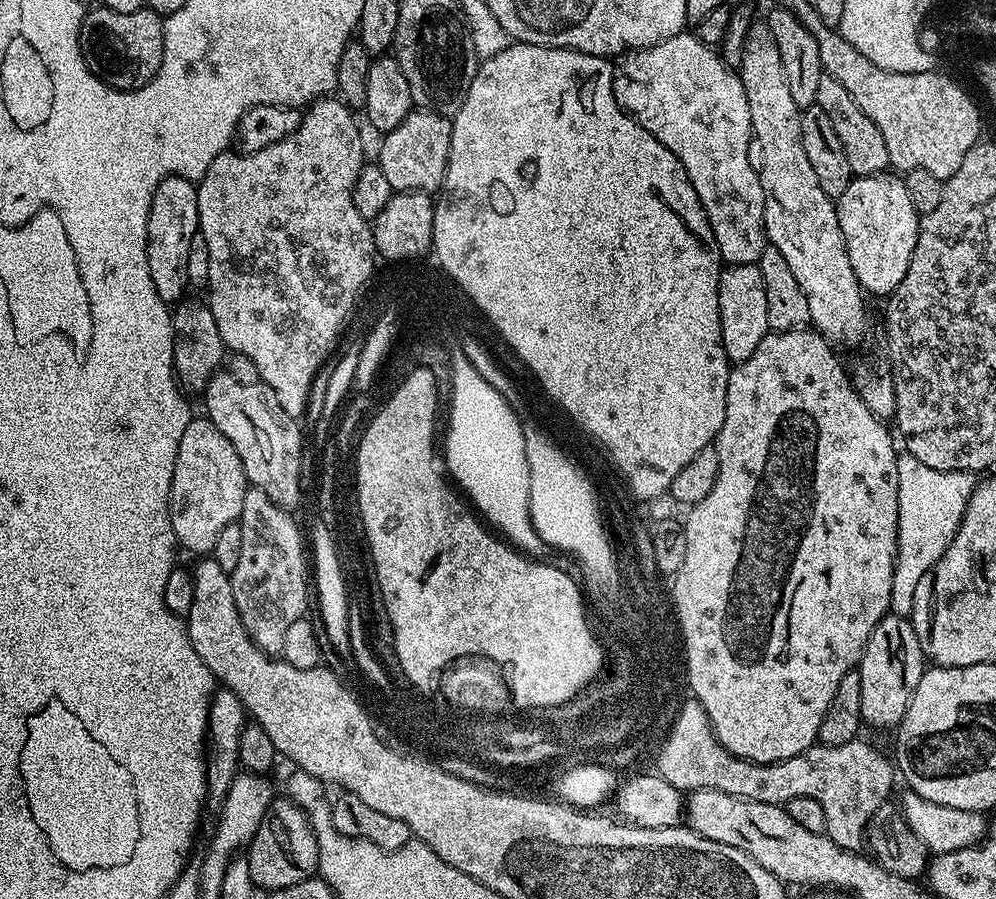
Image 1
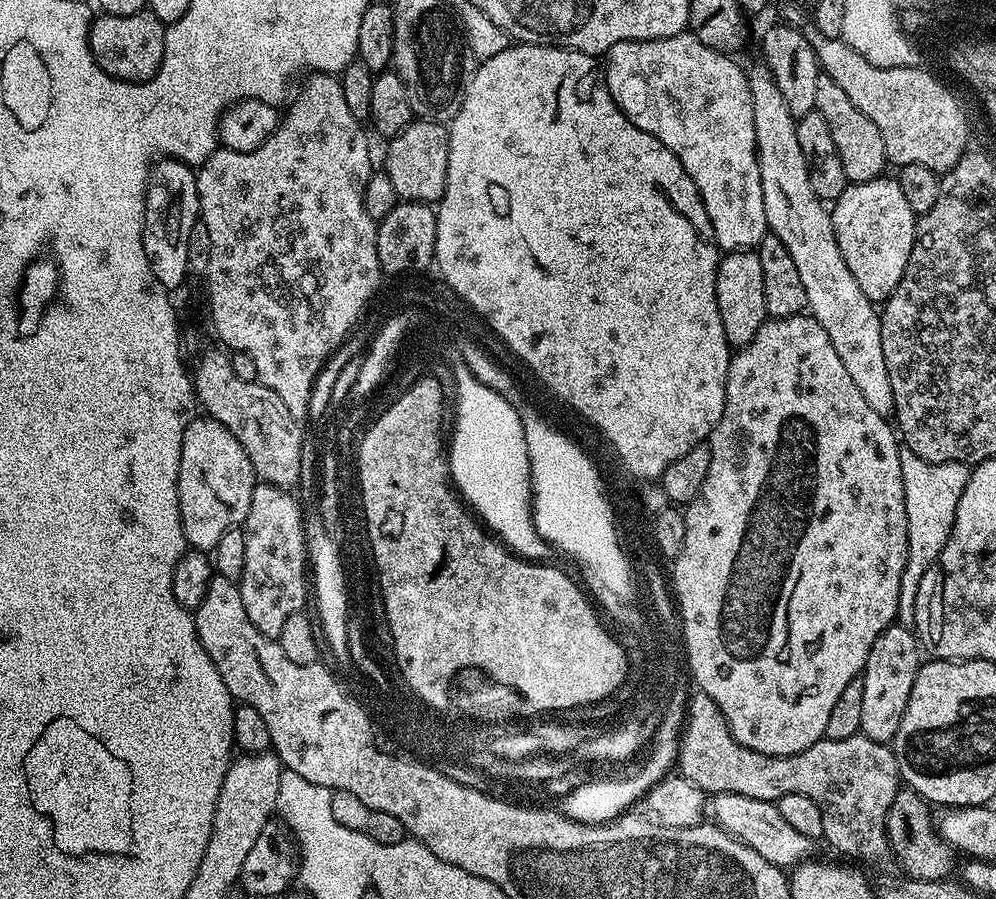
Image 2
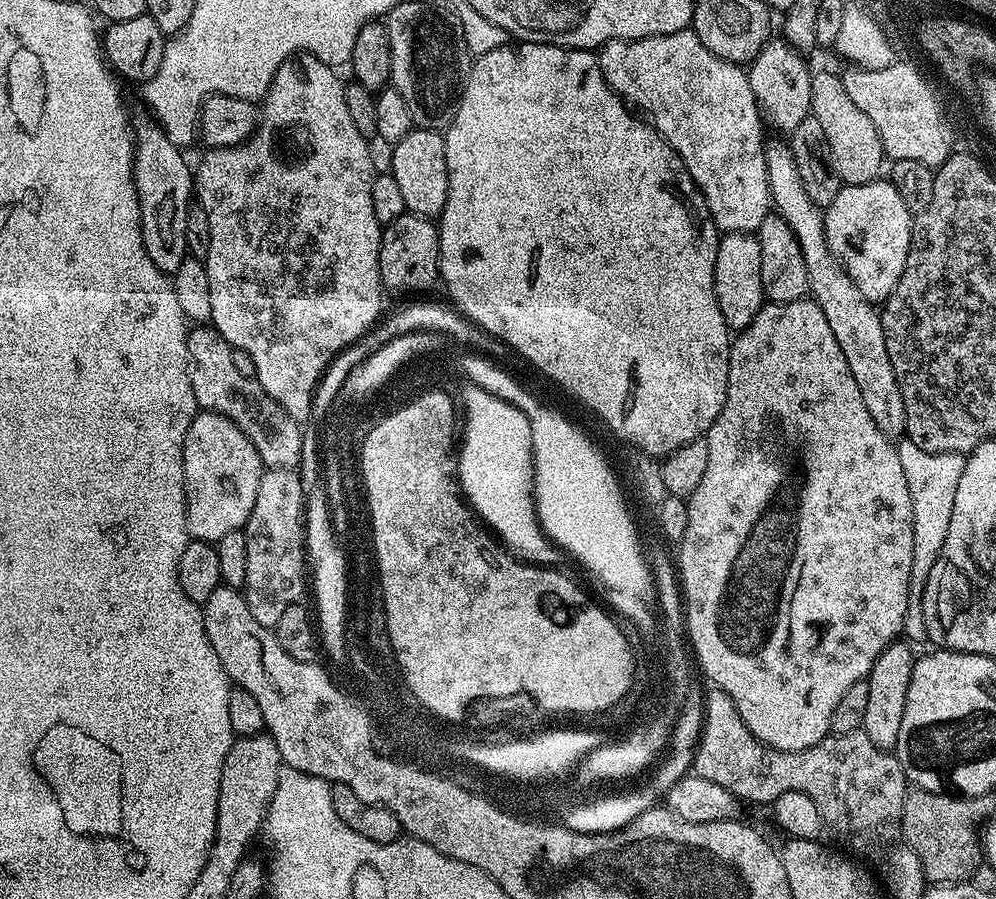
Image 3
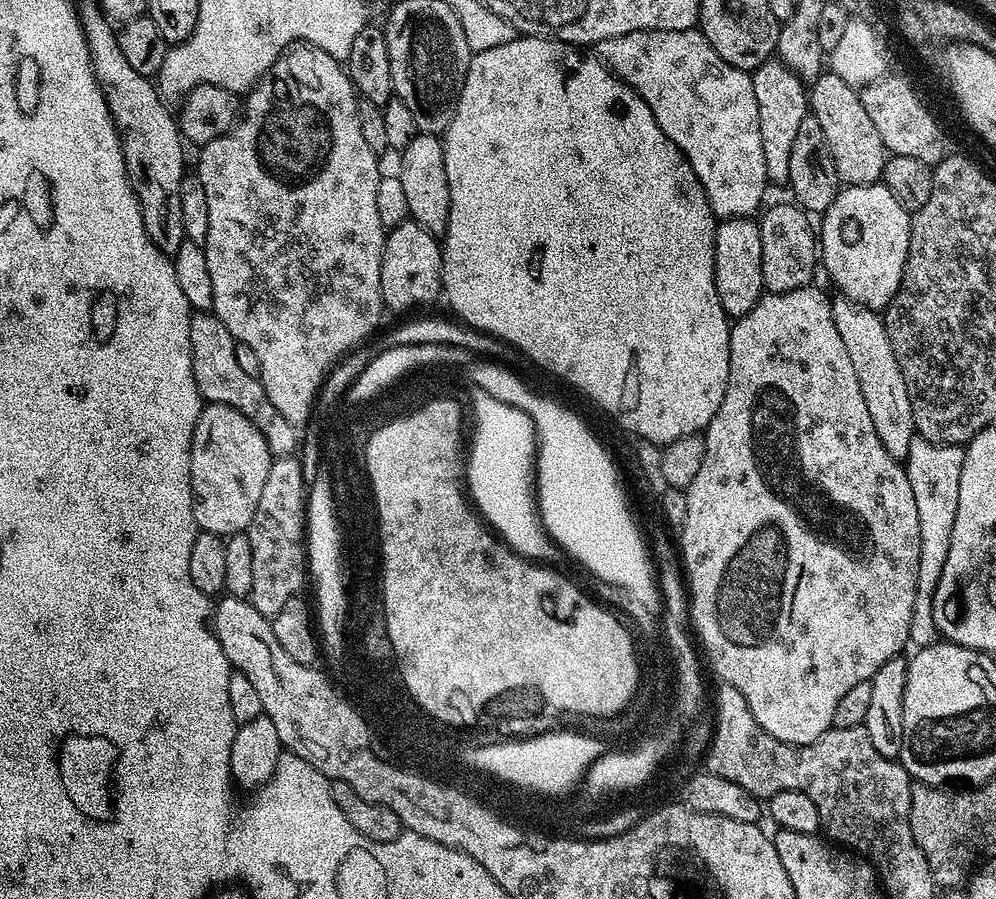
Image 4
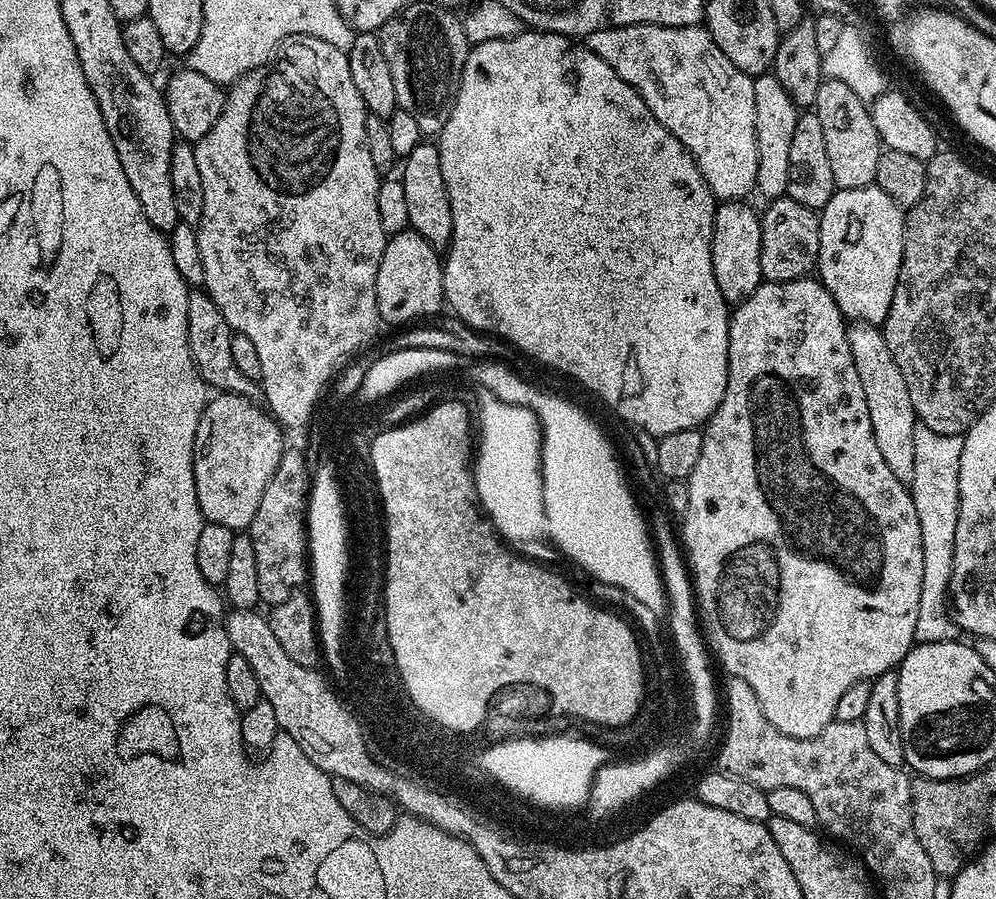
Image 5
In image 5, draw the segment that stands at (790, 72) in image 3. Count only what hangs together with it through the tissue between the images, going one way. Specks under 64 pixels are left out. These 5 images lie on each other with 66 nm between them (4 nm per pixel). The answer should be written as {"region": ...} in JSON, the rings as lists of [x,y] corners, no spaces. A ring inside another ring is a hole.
{"region":[[[774,74],[755,77],[754,130],[758,138],[758,178],[755,191],[771,202],[787,193],[790,182],[790,142],[794,138],[794,126],[798,126],[800,112],[796,103],[786,94],[782,82]]]}

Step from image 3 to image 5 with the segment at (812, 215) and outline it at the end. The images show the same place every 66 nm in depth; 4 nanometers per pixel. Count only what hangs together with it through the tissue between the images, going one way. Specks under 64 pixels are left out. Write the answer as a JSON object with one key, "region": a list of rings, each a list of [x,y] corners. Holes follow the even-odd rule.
{"region":[[[853,323],[848,330],[848,341],[850,354],[854,354],[854,367],[866,393],[874,442],[878,442],[878,450],[882,458],[886,458],[890,474],[894,474],[894,478],[903,484],[911,485],[914,478],[914,430],[918,421],[914,402],[910,402],[906,381],[902,378],[902,370],[898,370],[898,362],[894,362],[894,354],[890,354],[890,346],[886,346],[883,331],[877,325]]]}

